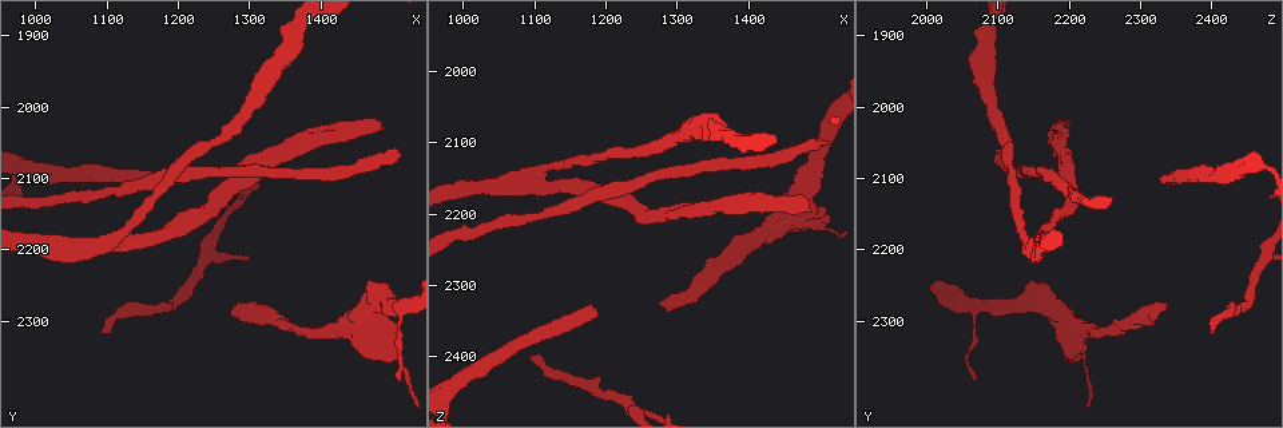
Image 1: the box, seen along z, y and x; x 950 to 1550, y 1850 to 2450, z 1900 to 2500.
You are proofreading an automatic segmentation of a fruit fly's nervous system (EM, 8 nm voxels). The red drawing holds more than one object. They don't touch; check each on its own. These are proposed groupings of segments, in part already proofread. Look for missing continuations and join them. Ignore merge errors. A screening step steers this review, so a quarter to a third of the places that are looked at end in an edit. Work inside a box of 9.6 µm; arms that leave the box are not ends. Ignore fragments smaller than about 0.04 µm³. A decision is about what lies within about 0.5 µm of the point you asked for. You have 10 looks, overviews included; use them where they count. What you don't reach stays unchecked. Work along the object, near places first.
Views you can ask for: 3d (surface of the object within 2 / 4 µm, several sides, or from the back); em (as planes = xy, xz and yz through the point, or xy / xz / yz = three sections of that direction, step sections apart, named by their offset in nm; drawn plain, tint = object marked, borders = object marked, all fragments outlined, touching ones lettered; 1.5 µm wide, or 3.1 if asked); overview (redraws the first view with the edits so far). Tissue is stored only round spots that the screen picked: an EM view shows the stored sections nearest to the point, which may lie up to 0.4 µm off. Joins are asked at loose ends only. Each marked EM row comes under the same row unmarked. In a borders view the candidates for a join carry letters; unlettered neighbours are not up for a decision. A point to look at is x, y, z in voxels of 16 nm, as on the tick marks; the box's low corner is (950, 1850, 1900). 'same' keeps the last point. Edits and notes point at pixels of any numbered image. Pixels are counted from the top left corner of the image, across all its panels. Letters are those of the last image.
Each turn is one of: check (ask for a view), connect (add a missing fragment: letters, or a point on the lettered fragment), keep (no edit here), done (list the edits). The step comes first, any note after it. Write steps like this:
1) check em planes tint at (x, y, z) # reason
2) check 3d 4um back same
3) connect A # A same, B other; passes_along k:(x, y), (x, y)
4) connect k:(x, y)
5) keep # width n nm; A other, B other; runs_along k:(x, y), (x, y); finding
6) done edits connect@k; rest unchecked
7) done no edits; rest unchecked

check 3d 4um at (1510, 2065, 2095) # an open end

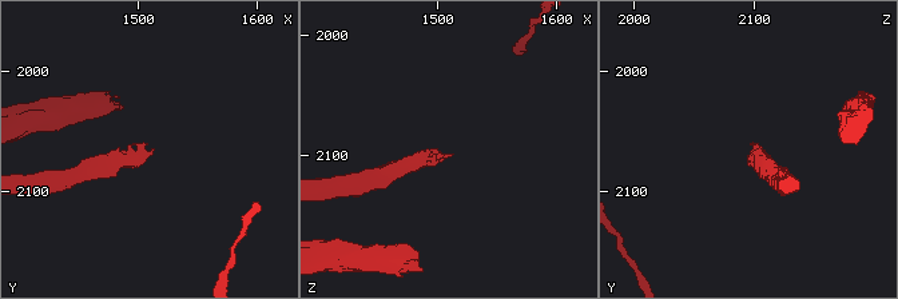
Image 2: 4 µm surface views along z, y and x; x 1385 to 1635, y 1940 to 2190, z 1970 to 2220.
check em planes borders at (1514, 2066, 2100) # need the tissue

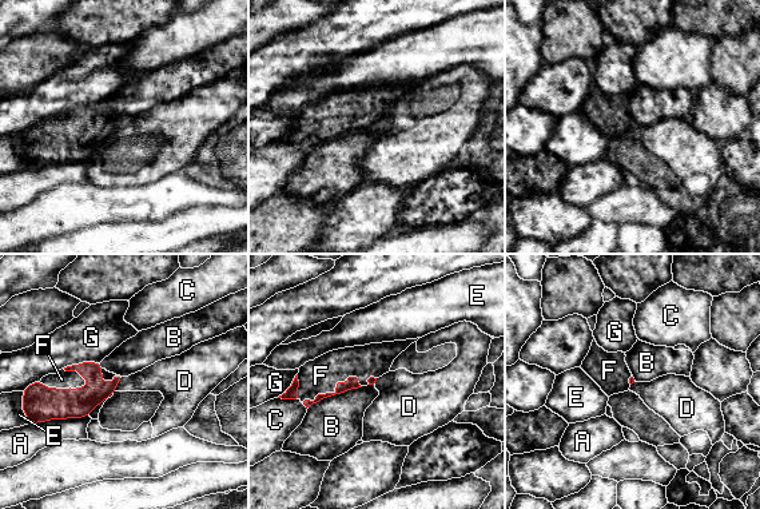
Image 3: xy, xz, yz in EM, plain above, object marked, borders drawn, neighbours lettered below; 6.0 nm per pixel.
connect F # longest_contact F 400 nm; A other, B other, C other, D other, E other, F same, G other; passes_along 3:(351, 382), (322, 394), (321, 376); it goes on there

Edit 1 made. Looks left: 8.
check em xz step 4 borders at (1190, 2110, 2335)

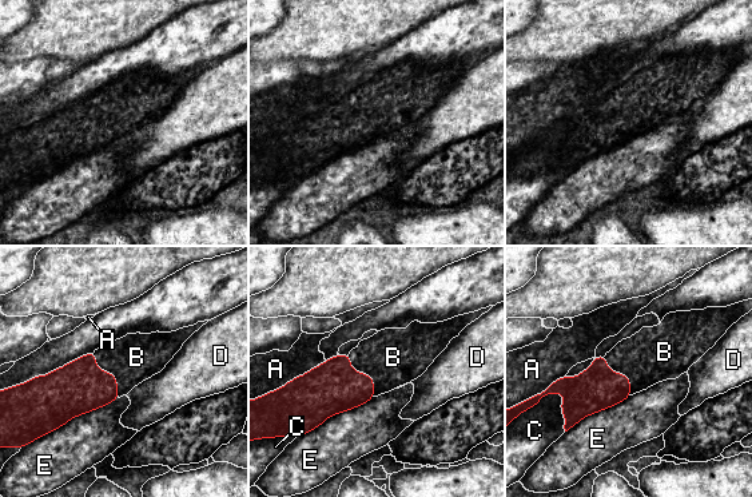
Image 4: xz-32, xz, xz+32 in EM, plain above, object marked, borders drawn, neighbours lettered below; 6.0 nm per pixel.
check em planes borders same

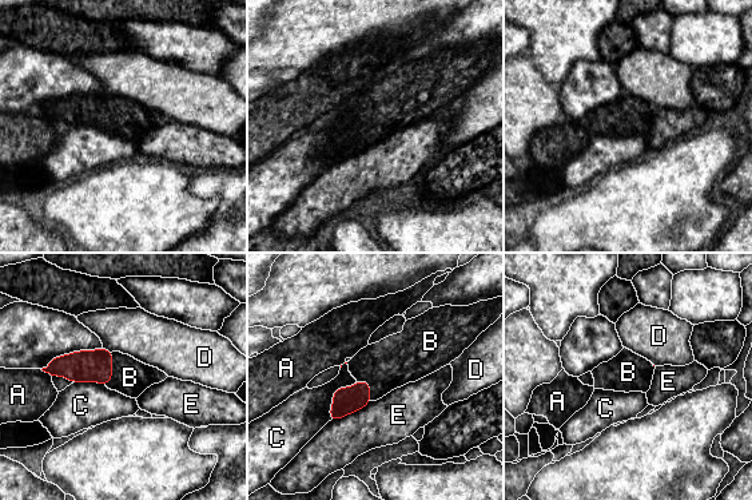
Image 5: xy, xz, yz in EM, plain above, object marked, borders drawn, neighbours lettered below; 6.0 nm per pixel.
connect B # width 130 nm; A other, B same, C other, D other, E other; passes_along 5:(84, 365), (111, 369), (130, 377); it goes on there

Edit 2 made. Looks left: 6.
check overview

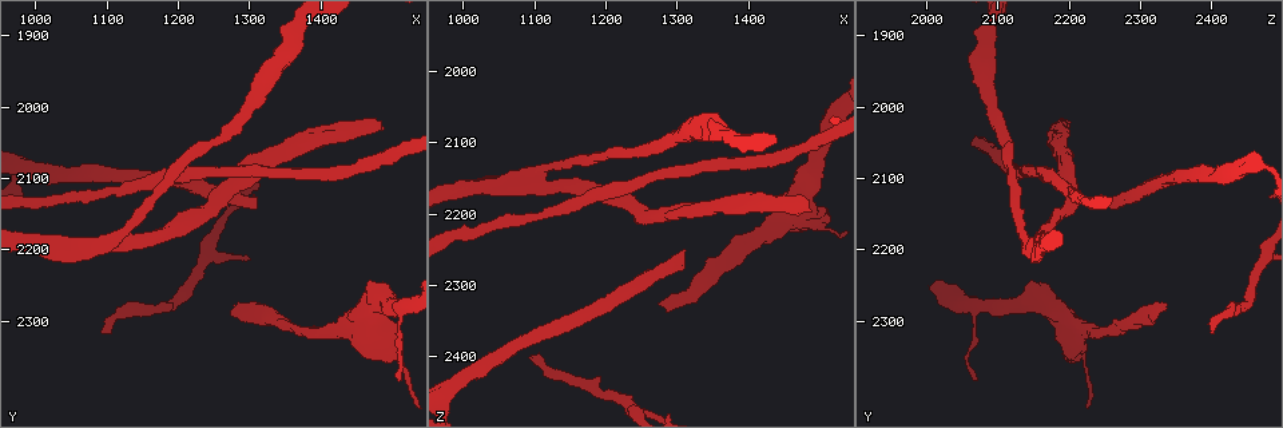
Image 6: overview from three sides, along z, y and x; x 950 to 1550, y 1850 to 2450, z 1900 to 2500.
check em xz step 8 borders at (1090, 2320, 2405) # branch stops here

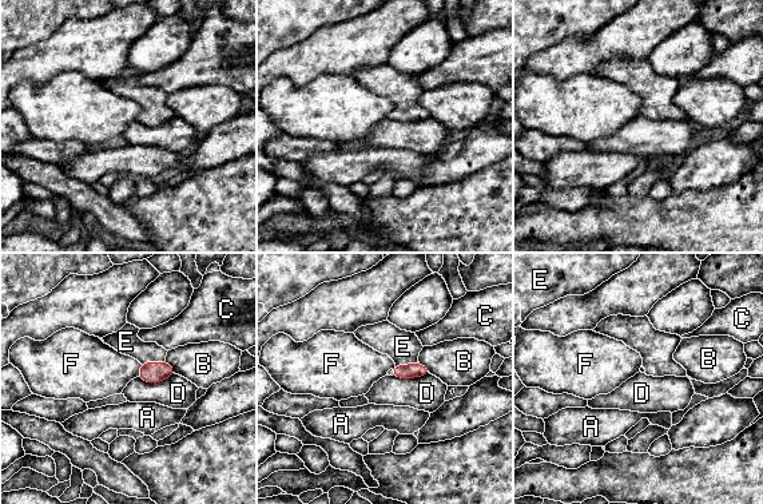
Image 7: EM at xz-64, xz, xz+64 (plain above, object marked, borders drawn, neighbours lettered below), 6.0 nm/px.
connect E # A other, B other, C other, D other, E same, F other; passes_along 7:(150, 372), (153, 362), (126, 341); it goes on there

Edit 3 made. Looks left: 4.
check em planes borders at (1275, 2295, 2320) # long arm stops here

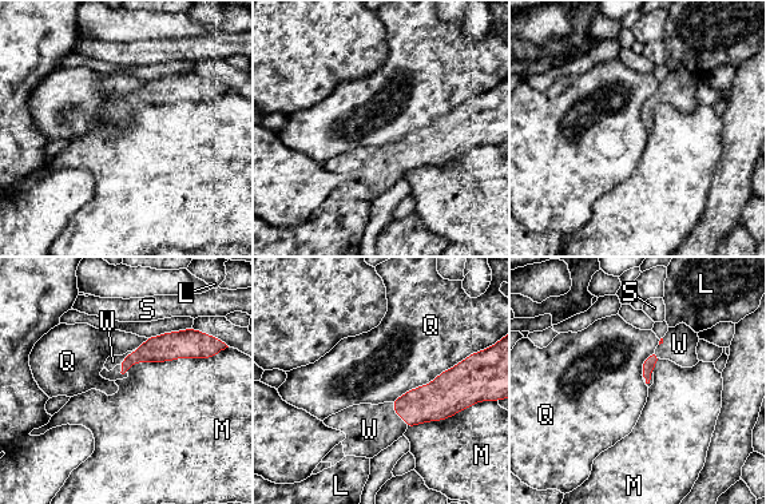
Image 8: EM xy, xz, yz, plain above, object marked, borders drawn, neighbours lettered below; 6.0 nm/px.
connect W # L other, M other, Q other, S other, W same; passes_along 8:(436, 401), (399, 416), (369, 429); the cell continues

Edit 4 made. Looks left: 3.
done edits connect@3, connect@5, connect@7, connect@8; rest unchecked

